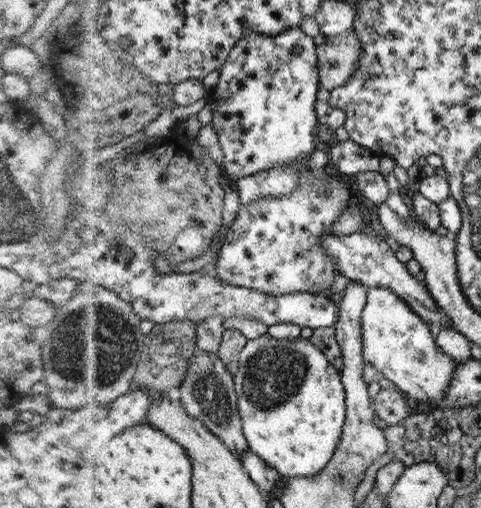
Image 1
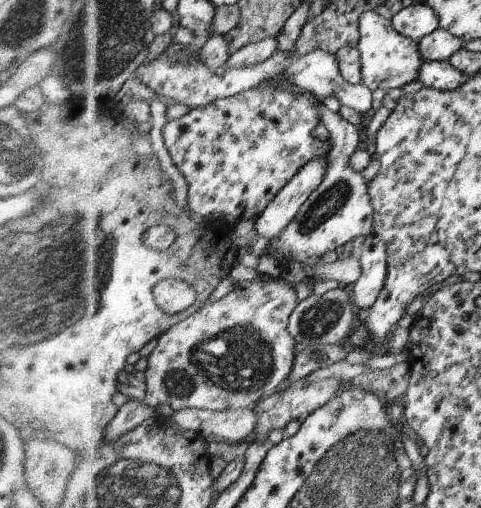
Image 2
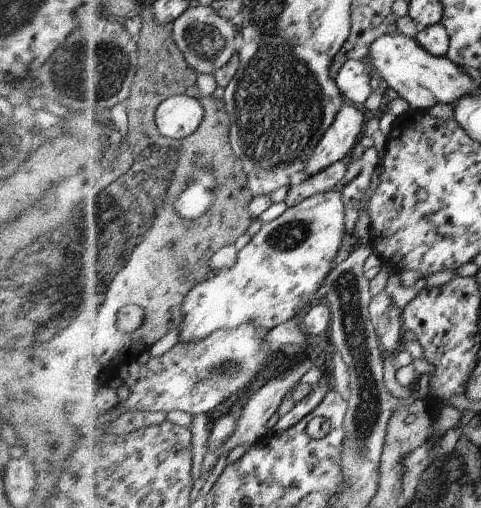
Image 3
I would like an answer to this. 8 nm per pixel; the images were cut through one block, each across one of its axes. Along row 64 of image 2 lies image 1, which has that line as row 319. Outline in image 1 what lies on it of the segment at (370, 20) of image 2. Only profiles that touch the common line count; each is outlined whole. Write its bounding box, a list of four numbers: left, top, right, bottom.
[361,287,457,408]

